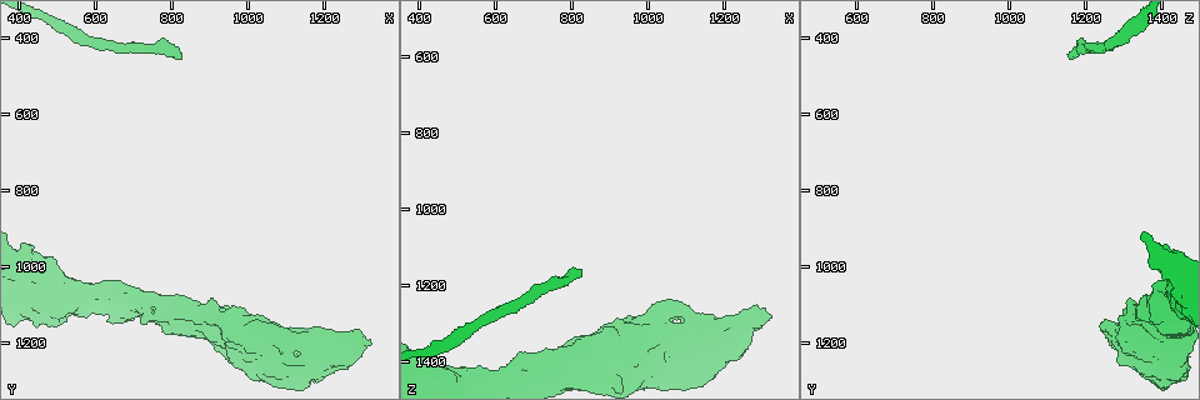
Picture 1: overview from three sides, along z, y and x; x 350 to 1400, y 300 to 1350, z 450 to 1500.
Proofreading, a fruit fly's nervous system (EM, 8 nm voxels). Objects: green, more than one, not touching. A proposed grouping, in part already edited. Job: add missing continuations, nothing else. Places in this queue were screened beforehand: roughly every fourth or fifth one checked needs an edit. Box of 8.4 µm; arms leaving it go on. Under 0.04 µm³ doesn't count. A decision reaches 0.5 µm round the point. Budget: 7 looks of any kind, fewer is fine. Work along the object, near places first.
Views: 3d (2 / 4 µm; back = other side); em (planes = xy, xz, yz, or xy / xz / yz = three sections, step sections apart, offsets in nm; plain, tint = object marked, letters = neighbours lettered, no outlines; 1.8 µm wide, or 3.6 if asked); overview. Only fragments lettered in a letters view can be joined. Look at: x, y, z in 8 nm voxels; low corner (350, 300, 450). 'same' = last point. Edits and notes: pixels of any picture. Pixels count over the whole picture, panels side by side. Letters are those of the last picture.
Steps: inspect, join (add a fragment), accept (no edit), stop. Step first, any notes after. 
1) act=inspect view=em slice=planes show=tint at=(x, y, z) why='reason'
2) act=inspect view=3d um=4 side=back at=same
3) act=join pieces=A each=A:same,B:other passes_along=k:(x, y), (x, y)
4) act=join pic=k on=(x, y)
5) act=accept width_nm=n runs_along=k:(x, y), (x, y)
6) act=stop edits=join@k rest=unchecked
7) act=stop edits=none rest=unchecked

act=inspect view=em um=3.6 slice=xz step=8 show=plain at=(1020, 1170, 1315) why='closes a loop'

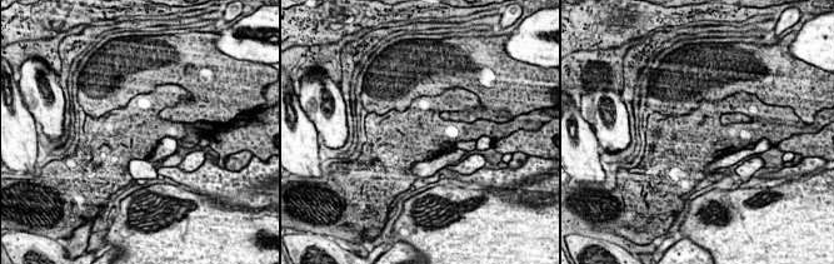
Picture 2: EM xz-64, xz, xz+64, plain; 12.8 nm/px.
act=inspect view=em um=3.6 slice=xz step=8 show=letters at=same why='see the neighbours'

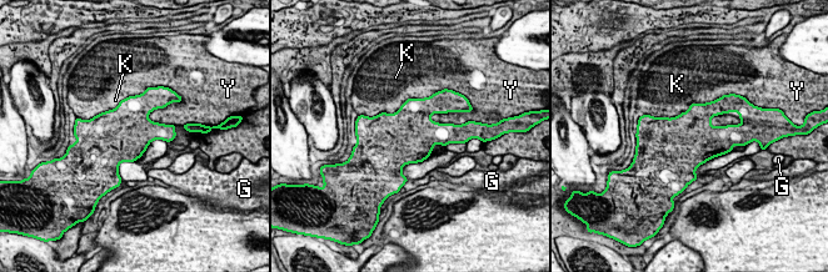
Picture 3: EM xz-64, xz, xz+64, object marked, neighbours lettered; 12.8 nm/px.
act=accept width_nm=700 each=G:other,K:other,Y:other border=3:(164, 107), (153, 110), (148, 119) found='no lettered fragment goes on from it'

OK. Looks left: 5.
act=inspect view=em um=3.6 slice=planes show=tint at=(420, 1005, 1440) why='thick turns thin'

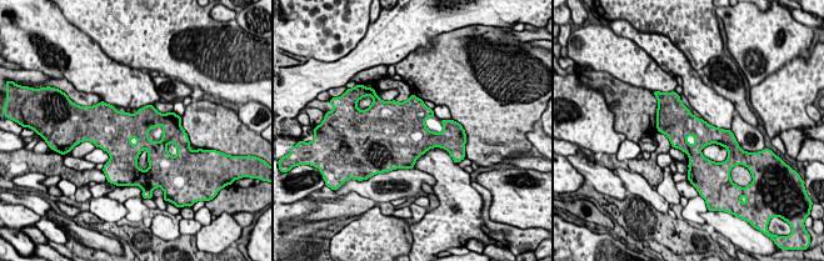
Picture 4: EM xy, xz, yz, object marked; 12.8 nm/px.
act=inspect view=em um=3.6 slice=planes show=letters at=same why='see the neighbours'

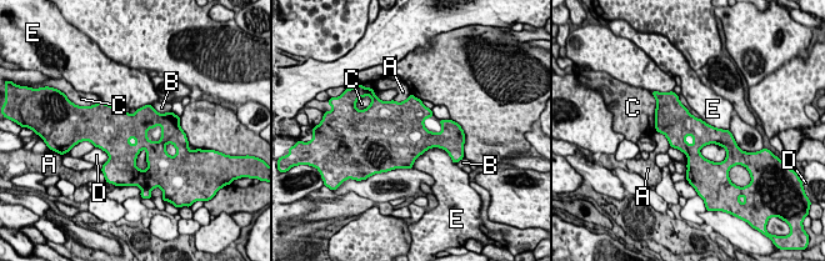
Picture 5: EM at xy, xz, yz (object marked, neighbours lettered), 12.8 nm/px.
act=accept longest_contact=E:500nm each=A:other,B:other,C:other,D:other,E:other found='none of them fits'

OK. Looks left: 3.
act=inspect view=3d um=4 at=(1320, 1200, 1270) why='stops while still wide'

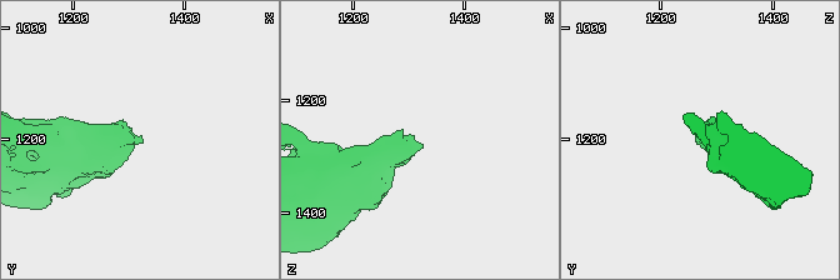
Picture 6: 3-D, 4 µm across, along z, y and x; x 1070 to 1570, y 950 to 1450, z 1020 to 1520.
act=inspect view=em slice=planes show=tint at=(1325, 1200, 1280) why='now the EM'

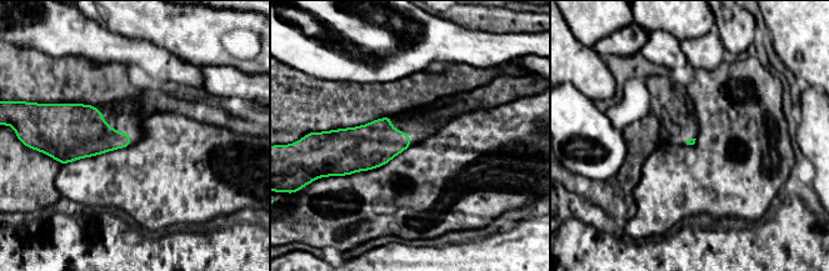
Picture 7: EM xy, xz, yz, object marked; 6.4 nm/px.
act=inspect view=em slice=planes show=letters at=same

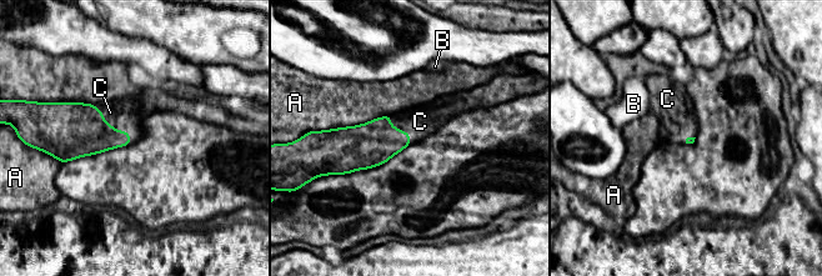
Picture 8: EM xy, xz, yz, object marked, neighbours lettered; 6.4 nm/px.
act=join pieces=C each=A:other,B:other,C:same passes_along=8:(367, 145), (399, 129), (420, 121) found='the cell continues'

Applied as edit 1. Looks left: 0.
act=stop edits=join@8 rest=unchecked

